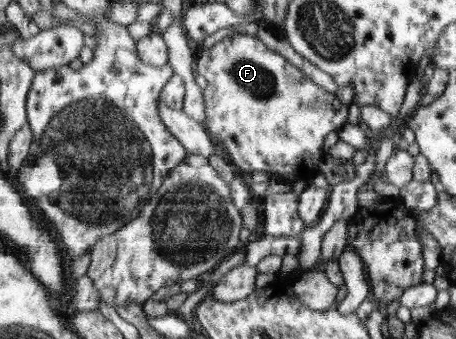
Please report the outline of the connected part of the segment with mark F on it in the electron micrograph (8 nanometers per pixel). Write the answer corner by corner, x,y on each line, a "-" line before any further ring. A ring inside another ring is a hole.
232,35
230,39
216,42
207,51
199,51
194,69
208,83
204,92
208,133
222,142
239,170
264,171
288,181
309,181
318,175
318,167
328,153
324,149
326,137
330,133
338,133
348,117
348,107
342,105
334,93
321,89
308,75
292,65
284,53
268,49
268,45
264,45
264,41
256,35

